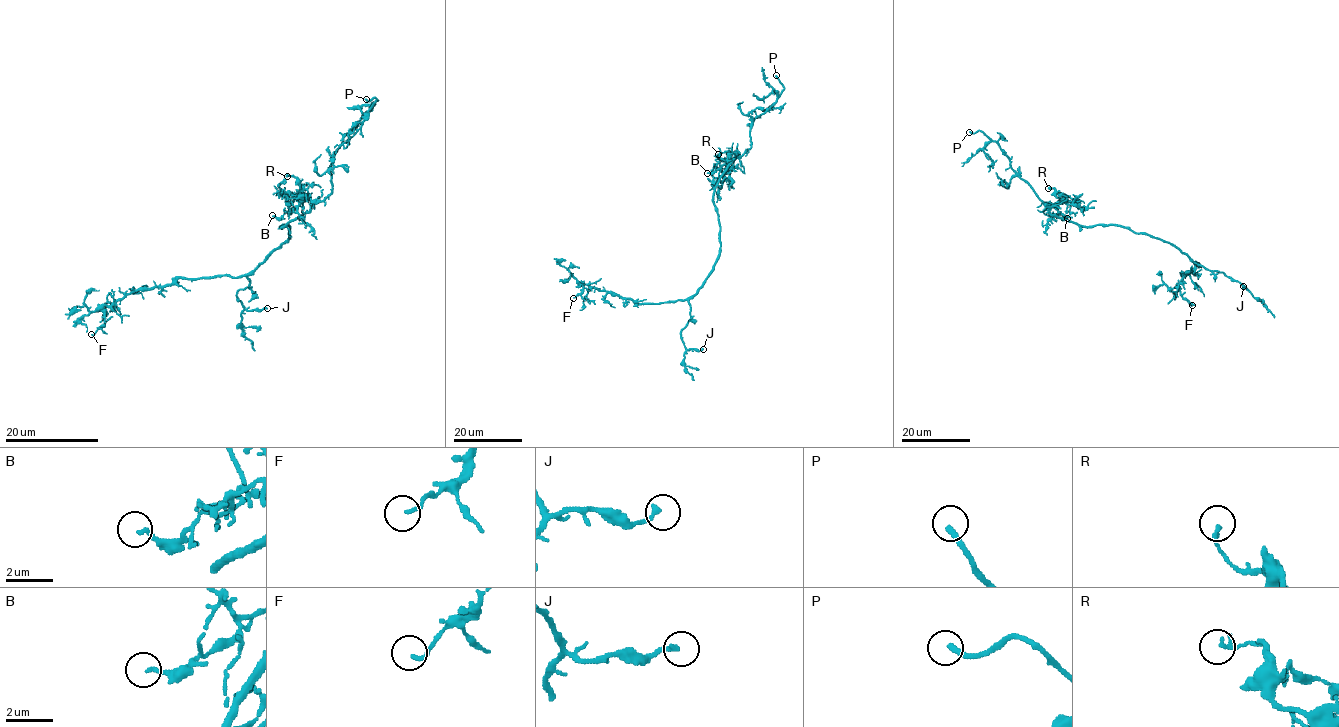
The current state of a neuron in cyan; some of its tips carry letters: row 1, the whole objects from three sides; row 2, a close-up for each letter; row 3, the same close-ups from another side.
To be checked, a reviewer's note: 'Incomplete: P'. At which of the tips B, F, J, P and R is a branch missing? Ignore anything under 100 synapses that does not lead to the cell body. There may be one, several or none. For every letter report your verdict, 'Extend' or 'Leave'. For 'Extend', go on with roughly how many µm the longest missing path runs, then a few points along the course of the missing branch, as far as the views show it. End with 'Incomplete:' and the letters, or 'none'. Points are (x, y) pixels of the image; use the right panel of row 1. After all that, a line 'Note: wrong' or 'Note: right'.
B: Leave
F: Leave
J: Leave
P: Extend. Missing length about 30 µm. Course of what is missing: (969, 132), (977, 125), (967, 113), (969, 74)
R: Leave
Incomplete: P
Note: right

